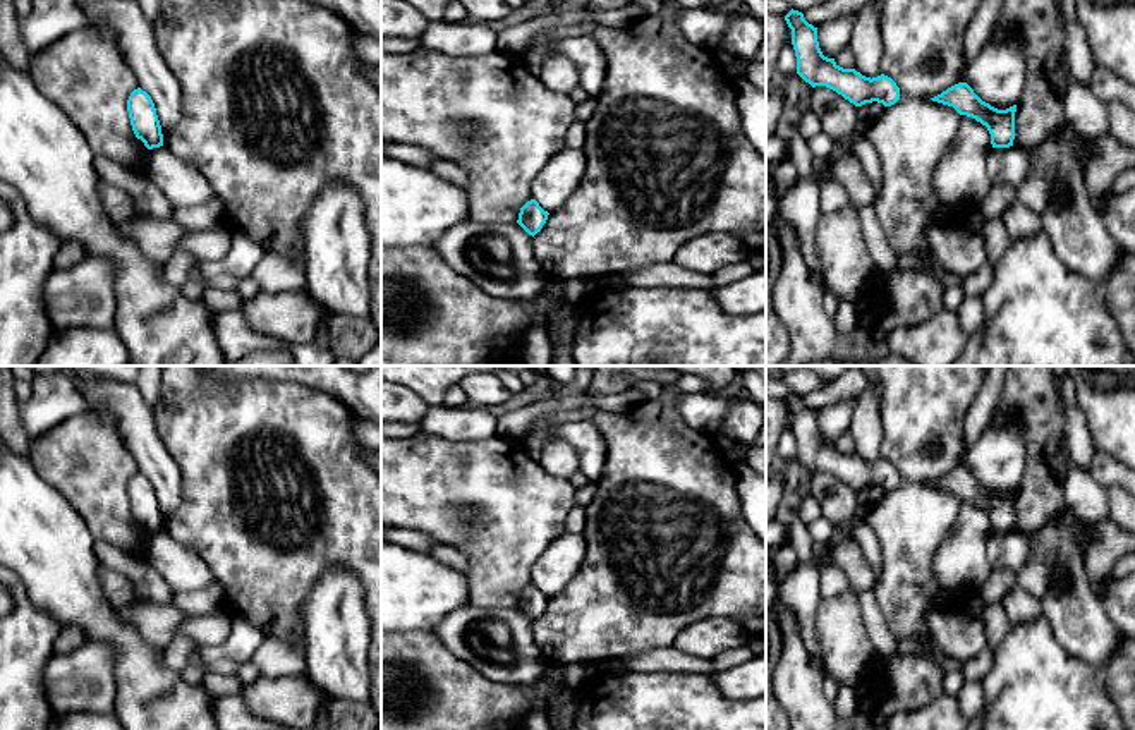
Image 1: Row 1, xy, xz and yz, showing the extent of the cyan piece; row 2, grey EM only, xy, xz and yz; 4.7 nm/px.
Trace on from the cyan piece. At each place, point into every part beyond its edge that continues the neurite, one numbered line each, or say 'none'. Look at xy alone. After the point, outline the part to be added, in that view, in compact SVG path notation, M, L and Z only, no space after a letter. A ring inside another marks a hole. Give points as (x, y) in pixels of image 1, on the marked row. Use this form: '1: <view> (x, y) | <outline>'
none

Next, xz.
none

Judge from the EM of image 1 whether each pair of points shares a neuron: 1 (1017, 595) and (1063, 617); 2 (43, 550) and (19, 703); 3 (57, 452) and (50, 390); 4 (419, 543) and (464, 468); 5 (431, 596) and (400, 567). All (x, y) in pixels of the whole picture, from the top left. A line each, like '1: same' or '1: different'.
1: different
2: different
3: different
4: different
5: same

